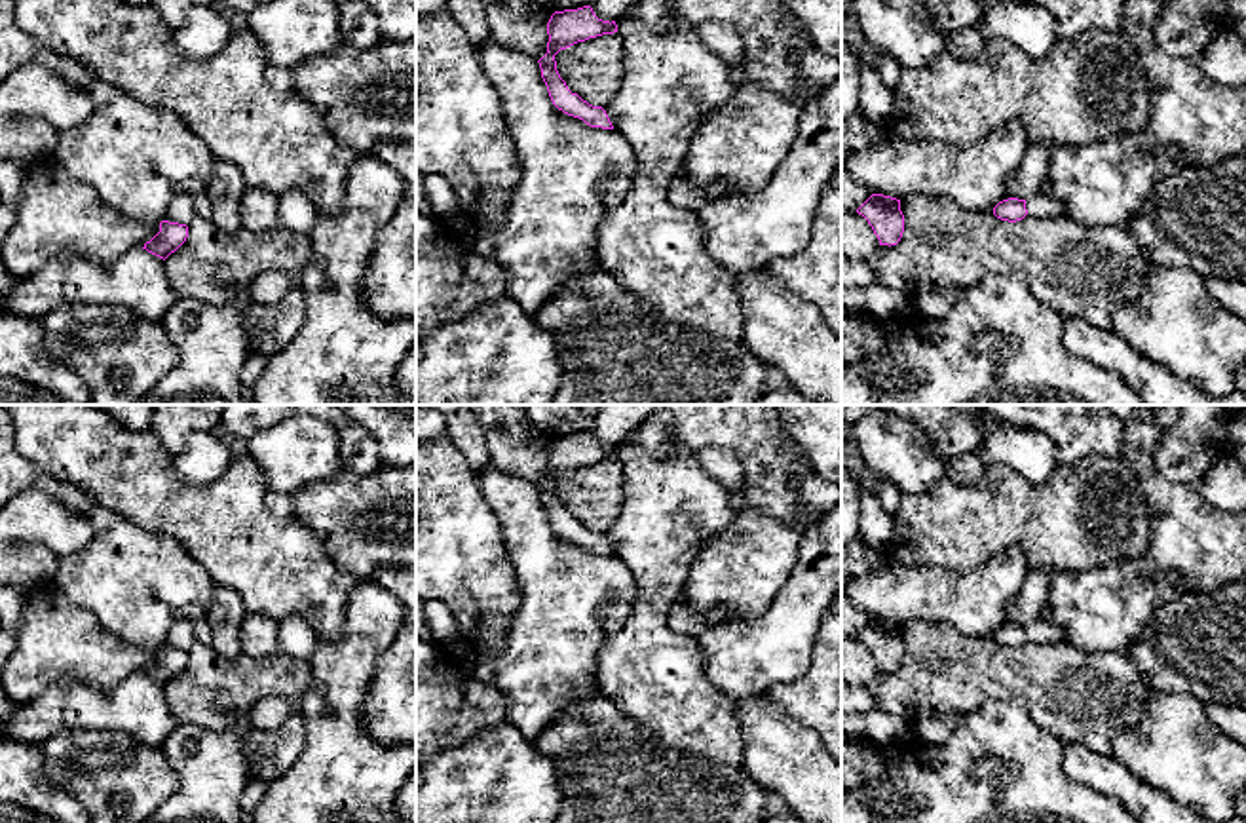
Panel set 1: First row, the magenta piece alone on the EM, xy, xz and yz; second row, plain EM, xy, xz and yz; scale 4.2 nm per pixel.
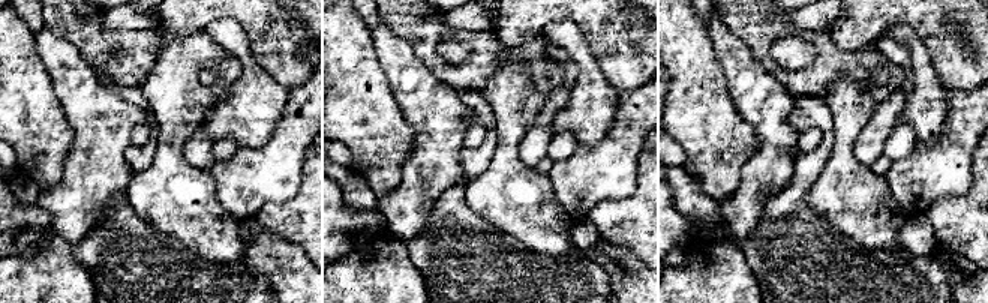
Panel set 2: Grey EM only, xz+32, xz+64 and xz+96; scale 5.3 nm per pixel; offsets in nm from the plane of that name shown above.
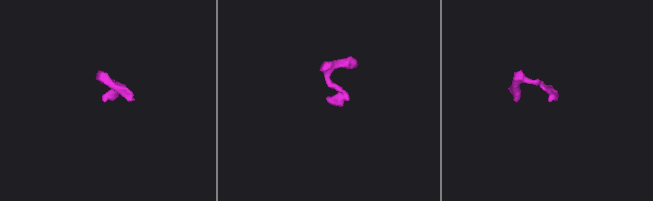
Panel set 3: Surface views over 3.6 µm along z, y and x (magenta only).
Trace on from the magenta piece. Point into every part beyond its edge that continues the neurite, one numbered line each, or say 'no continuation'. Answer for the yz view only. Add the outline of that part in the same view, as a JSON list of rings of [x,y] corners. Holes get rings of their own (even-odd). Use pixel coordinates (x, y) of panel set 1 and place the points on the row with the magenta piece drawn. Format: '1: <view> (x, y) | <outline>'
1: yz (1043, 204) | [[[1045,179],[1037,194],[1026,200],[1028,215],[1041,219],[1064,217],[1064,203],[1054,196],[1050,182]]]

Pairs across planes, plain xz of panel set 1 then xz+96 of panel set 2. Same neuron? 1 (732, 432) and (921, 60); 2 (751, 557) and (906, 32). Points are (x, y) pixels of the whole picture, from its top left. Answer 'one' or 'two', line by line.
1: two
2: one

